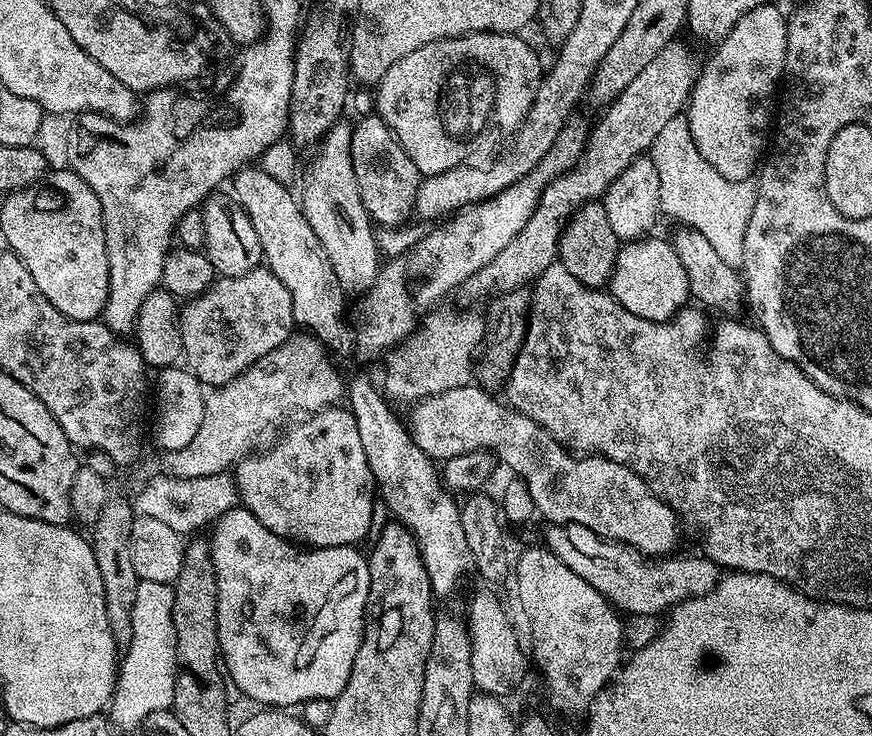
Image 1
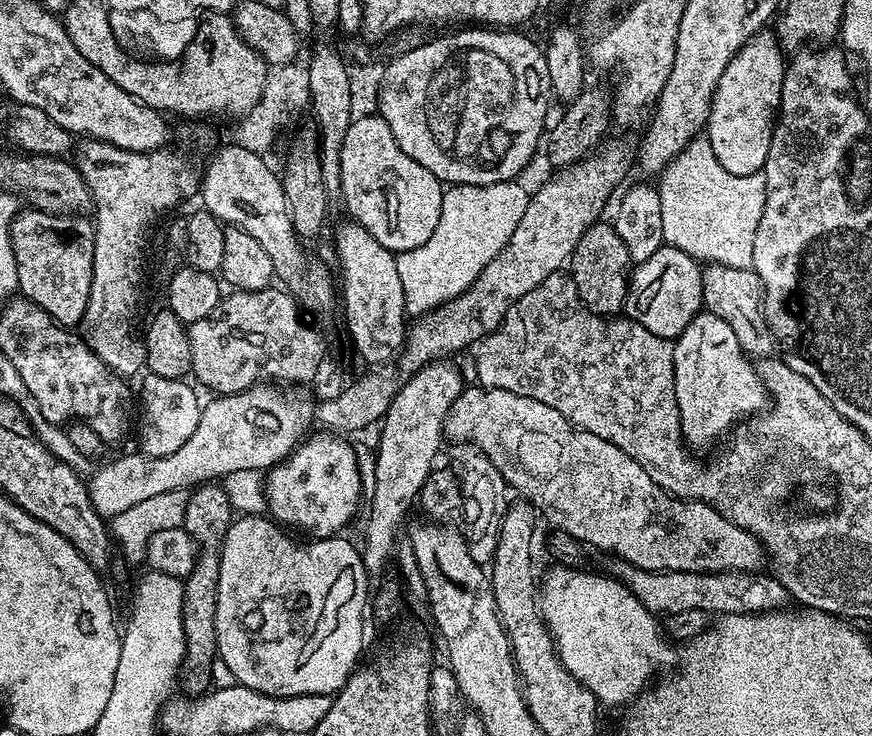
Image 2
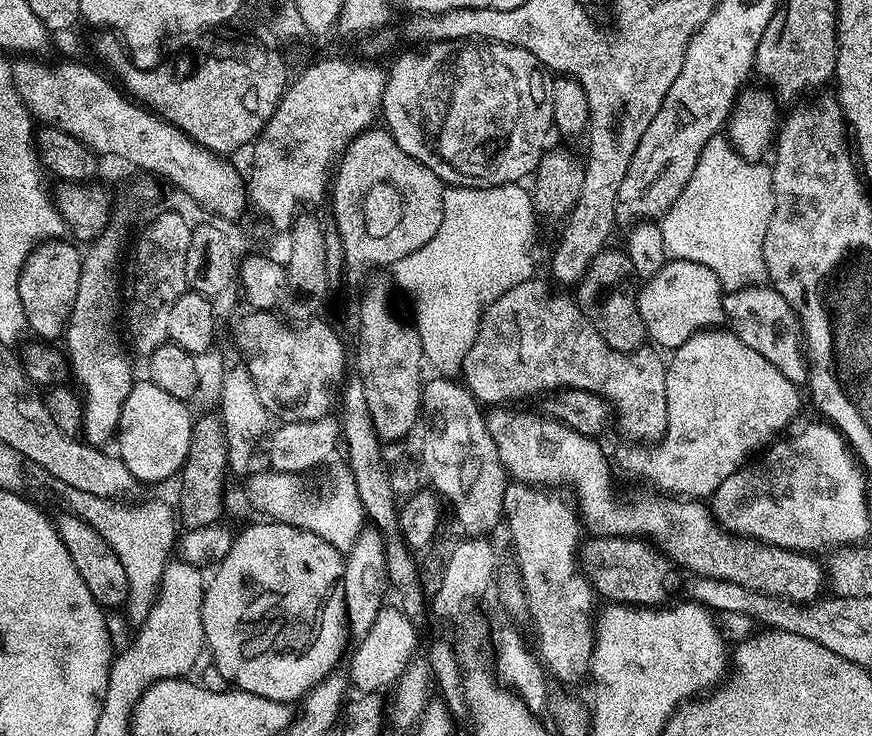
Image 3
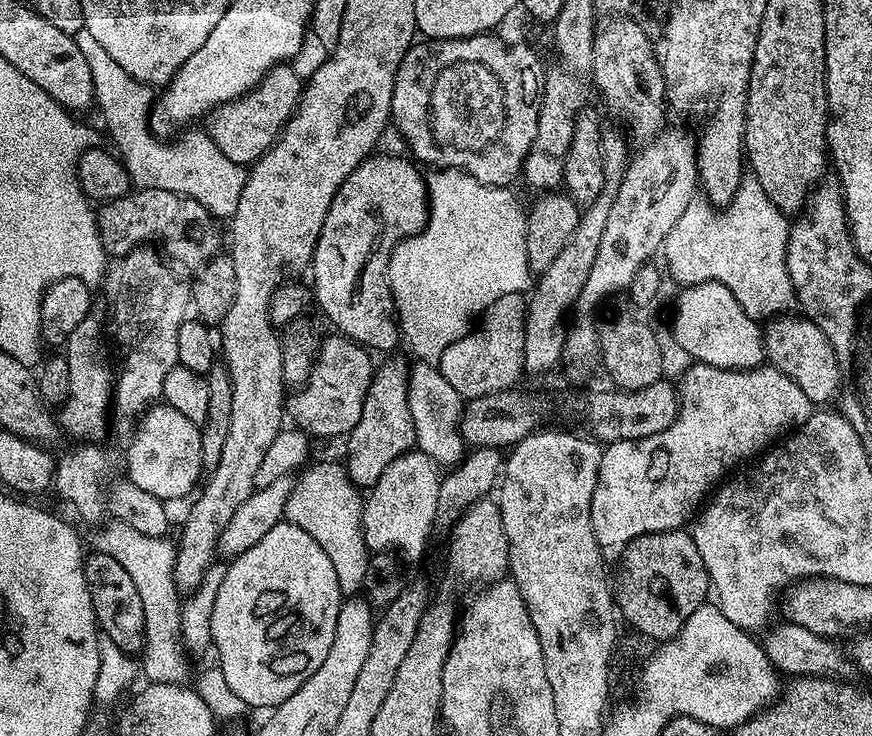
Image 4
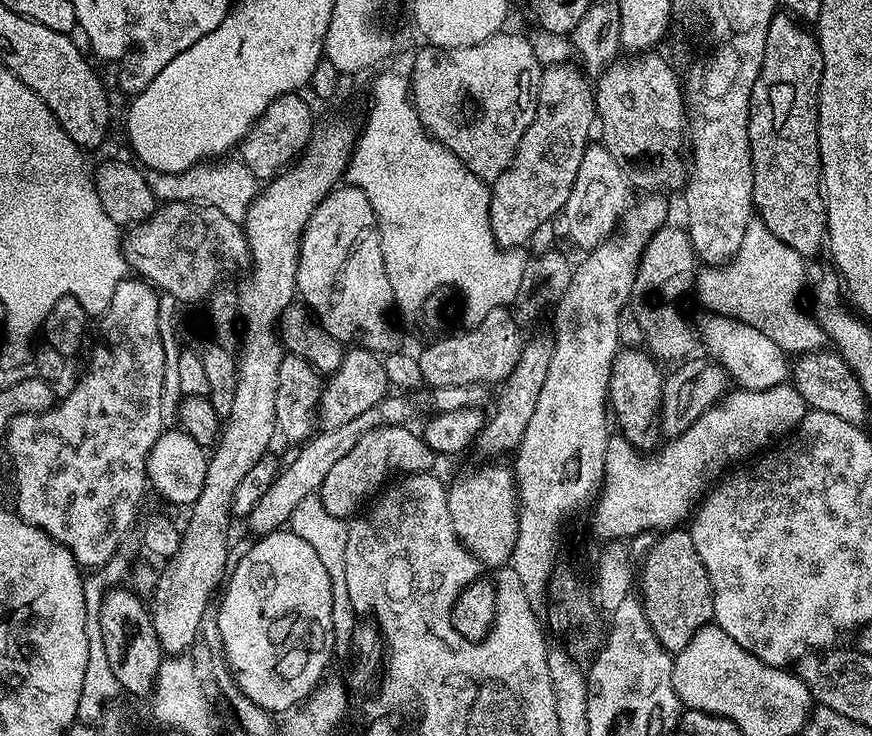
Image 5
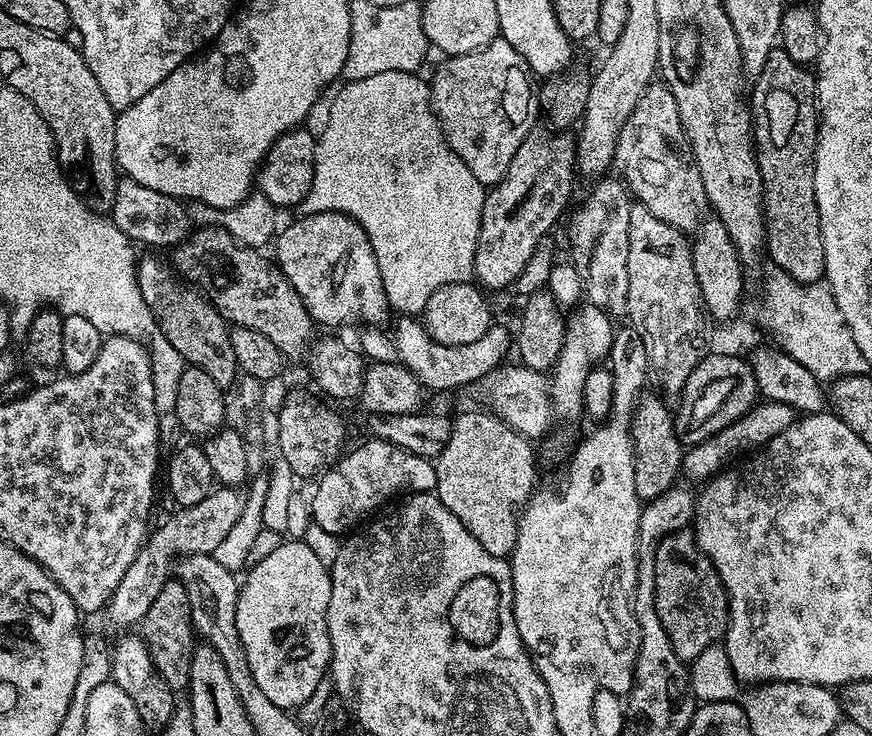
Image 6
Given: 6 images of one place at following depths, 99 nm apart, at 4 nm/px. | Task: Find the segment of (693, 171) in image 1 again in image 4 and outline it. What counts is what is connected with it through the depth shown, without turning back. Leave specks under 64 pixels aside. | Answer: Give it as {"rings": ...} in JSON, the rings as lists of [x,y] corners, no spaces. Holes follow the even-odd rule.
{"rings":[[[745,178],[741,180],[738,190],[734,194],[734,198],[728,204],[723,205],[717,210],[713,205],[709,204],[707,199],[694,198],[690,202],[690,206],[686,206],[686,214],[682,214],[682,218],[678,218],[678,222],[674,222],[674,230],[670,230],[670,234],[666,234],[662,245],[662,257],[668,263],[666,272],[669,276],[672,275],[677,280],[677,285],[687,286],[697,284],[698,282],[718,282],[722,286],[726,286],[726,290],[730,290],[730,294],[734,294],[734,298],[738,298],[738,306],[742,306],[742,310],[746,310],[746,314],[751,316],[757,322],[767,321],[769,318],[783,316],[789,311],[788,307],[793,307],[796,291],[790,282],[790,274],[786,266],[786,250],[788,249],[788,229],[790,220],[785,213],[778,210],[778,206],[774,206],[774,202],[770,202],[770,198],[766,198],[766,190],[762,190],[762,186],[754,178]]]}

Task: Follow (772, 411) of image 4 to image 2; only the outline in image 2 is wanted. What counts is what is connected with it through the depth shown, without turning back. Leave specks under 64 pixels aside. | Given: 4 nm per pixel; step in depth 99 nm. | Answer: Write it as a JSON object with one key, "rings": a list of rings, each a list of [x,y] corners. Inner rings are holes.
{"rings":[[[702,310],[691,320],[690,325],[686,326],[682,334],[678,336],[673,343],[674,348],[674,370],[675,370],[675,398],[679,406],[679,416],[680,416],[680,428],[683,431],[684,441],[693,449],[702,448],[704,446],[710,445],[716,438],[720,437],[722,434],[729,432],[742,421],[747,418],[753,417],[762,411],[767,409],[770,402],[770,397],[768,391],[765,390],[765,384],[760,380],[759,371],[757,367],[751,362],[751,359],[746,355],[741,349],[741,344],[738,342],[738,338],[734,335],[734,330],[731,329],[725,321],[722,320],[718,315],[713,314],[713,312]]]}

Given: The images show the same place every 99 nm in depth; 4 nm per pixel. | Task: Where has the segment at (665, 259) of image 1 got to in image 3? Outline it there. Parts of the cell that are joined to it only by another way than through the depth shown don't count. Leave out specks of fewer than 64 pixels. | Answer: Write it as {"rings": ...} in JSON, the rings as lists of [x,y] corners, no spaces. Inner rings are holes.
{"rings":[[[669,259],[654,277],[643,281],[635,302],[642,314],[647,339],[653,345],[661,344],[668,350],[675,350],[691,336],[708,329],[719,329],[725,323],[725,295],[714,270],[698,262]]]}

